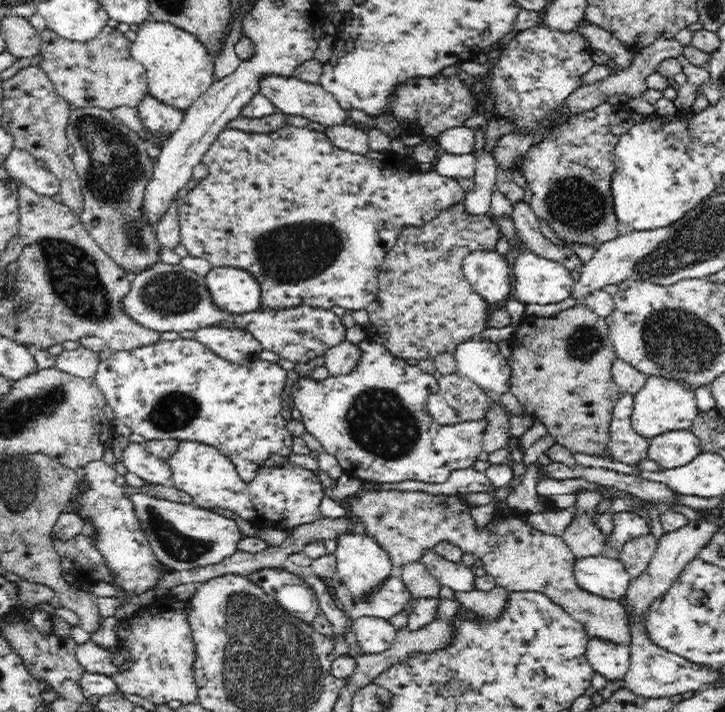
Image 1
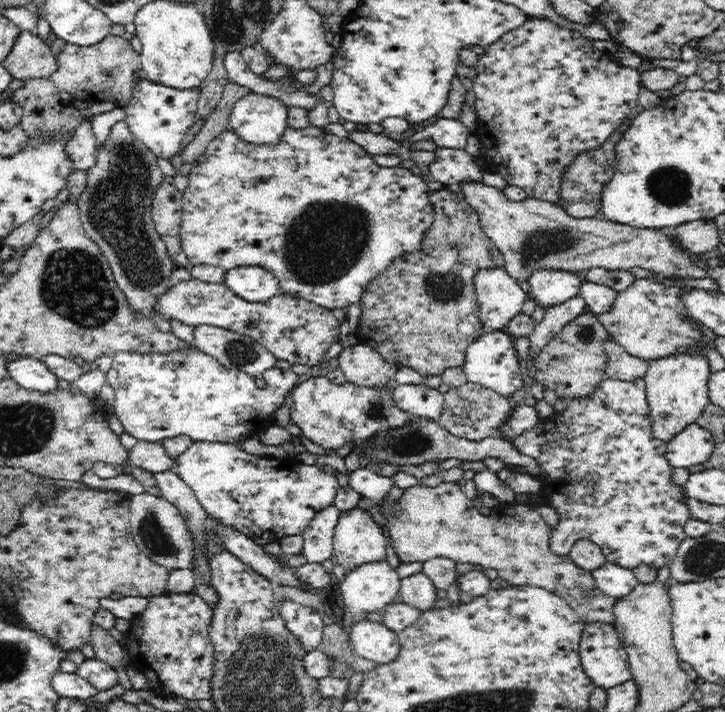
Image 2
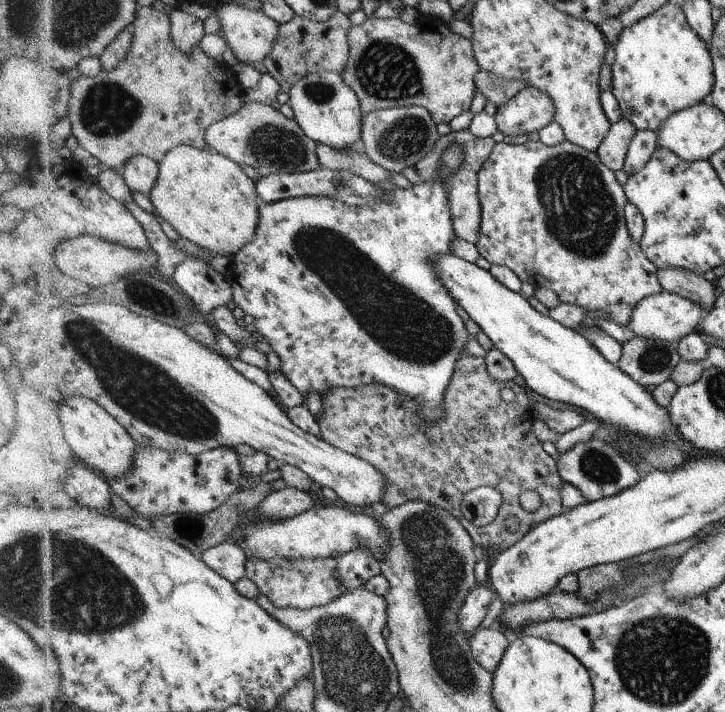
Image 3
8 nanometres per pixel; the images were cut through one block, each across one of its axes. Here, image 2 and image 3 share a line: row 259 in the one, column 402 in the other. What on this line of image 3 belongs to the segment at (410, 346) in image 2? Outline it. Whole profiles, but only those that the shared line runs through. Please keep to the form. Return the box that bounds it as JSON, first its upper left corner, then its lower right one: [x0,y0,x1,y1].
[316,355,564,552]

